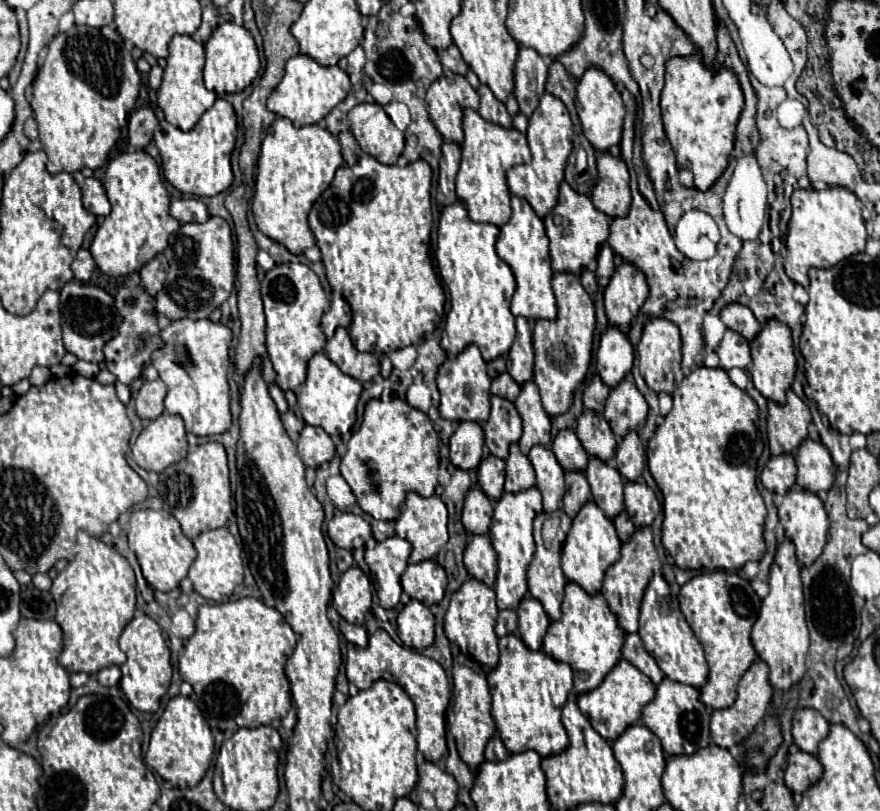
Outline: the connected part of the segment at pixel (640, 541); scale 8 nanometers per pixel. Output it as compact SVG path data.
M641 526L637 528L631 538L623 544L621 548L621 558L609 566L609 570L605 572L605 580L603 580L603 596L609 602L609 608L617 614L619 624L625 632L637 632L637 620L639 620L639 604L643 598L643 592L647 588L647 582L653 574L660 572L662 563L657 556L657 550L653 546L653 534L651 534L651 526Z

